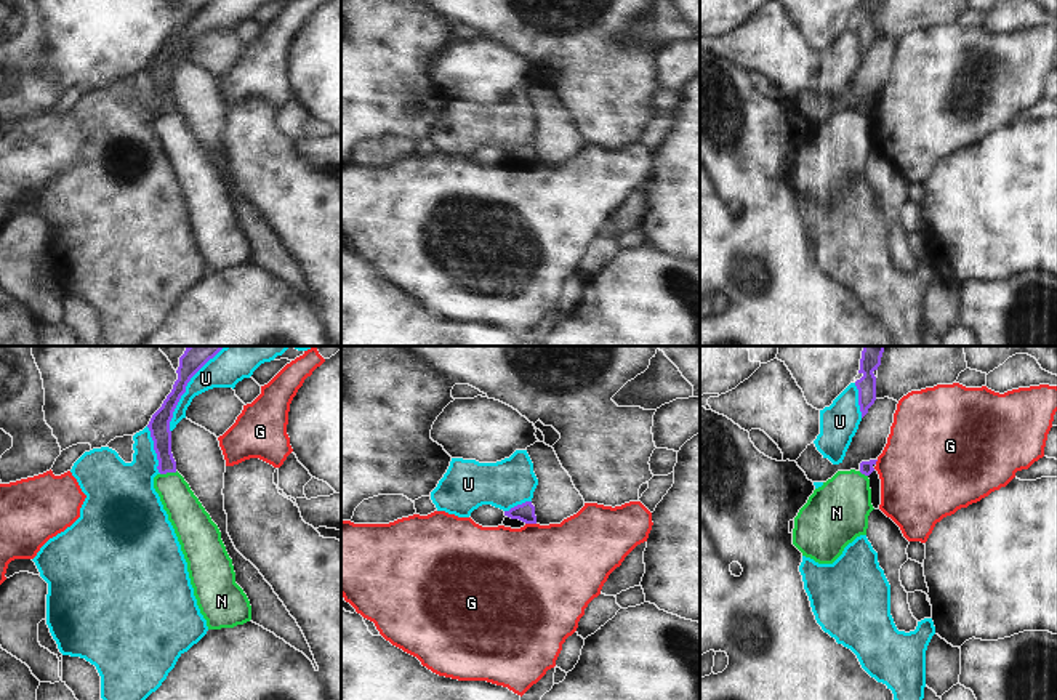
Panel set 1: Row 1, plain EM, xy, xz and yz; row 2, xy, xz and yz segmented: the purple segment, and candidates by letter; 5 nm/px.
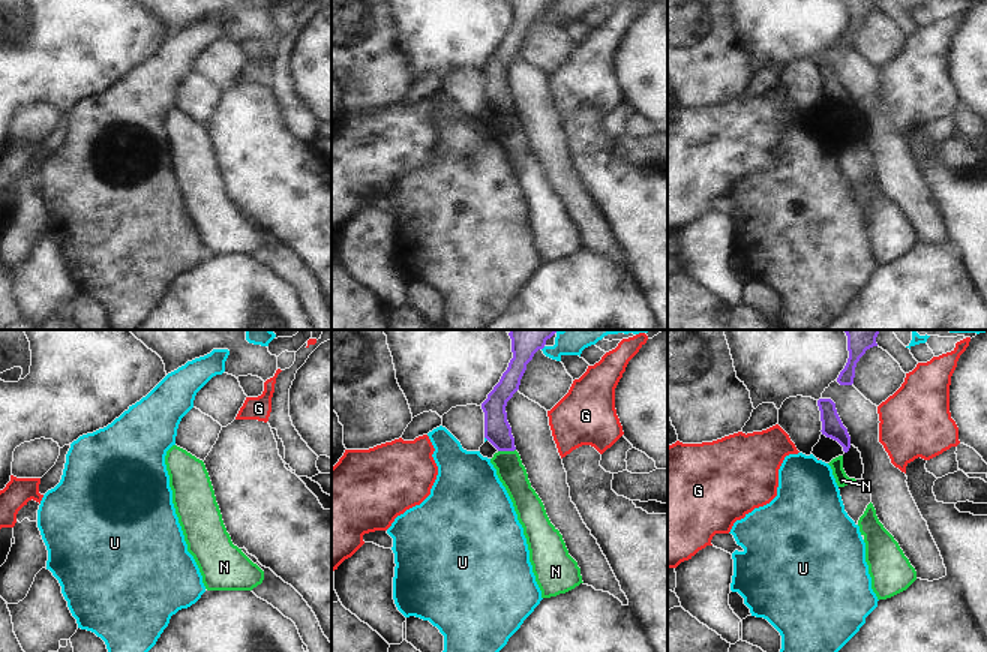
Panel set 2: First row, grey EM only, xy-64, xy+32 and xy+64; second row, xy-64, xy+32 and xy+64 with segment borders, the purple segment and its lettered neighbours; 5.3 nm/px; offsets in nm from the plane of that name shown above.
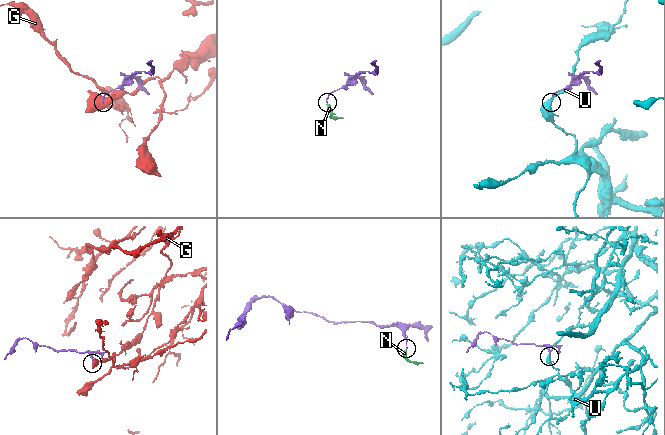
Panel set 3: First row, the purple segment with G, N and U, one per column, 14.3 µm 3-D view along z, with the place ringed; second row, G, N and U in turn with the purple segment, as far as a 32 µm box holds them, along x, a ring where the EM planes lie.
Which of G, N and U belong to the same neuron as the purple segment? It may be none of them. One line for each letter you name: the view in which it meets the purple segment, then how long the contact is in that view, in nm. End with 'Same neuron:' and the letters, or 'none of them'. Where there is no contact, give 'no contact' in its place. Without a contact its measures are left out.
Same neuron: none of them

